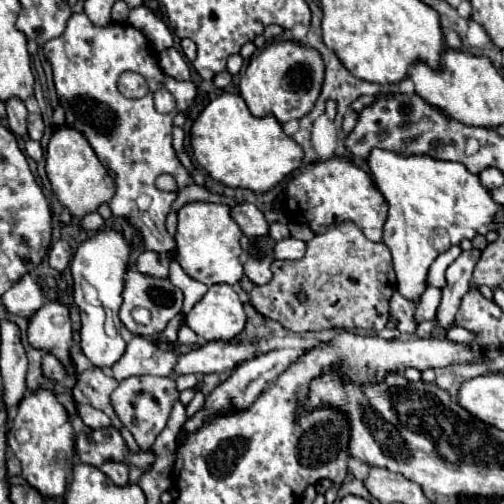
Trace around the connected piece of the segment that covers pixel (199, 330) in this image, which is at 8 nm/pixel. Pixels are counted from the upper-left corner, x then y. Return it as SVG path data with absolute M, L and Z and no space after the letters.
M227 283L211 285L205 297L187 313L189 325L203 341L231 341L245 327L247 315L235 289Z

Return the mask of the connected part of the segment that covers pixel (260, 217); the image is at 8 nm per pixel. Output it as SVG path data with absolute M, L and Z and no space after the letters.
M241 203L241 205L233 207L231 215L247 237L269 235L269 223L267 223L265 215L253 203Z

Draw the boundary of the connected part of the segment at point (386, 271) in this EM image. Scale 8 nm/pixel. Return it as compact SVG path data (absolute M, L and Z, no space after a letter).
M343 221L339 225L329 227L325 233L315 235L307 243L307 253L301 261L273 261L271 269L273 279L267 285L253 287L251 299L261 315L281 323L285 329L295 333L323 331L323 329L343 329L343 331L385 329L389 319L389 299L395 289L391 251L387 249L385 243L369 241L355 223Z

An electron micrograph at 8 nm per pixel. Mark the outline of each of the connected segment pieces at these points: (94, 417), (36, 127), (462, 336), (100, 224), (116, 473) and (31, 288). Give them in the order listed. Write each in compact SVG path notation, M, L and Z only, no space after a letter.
M77 405L77 413L79 413L79 417L83 419L83 423L87 425L87 427L91 427L91 429L105 429L105 427L111 427L111 419L105 415L105 413L101 413L99 409L93 409L91 405Z
M29 113L27 115L27 135L31 137L31 139L41 139L41 135L43 135L43 119L41 119L41 115L37 115L37 113Z
M454 326L447 334L449 340L465 344L469 344L469 342L471 343L474 337L475 335L473 335L471 331L467 331L467 329L463 329L463 327L459 326Z
M89 213L89 215L85 215L85 219L81 221L81 225L83 225L85 229L99 231L99 229L105 227L105 219L103 219L99 213Z
M103 463L99 467L115 485L123 487L129 483L129 467L127 465L117 465L117 463Z
M23 275L9 291L3 293L1 303L7 307L9 313L31 317L43 305L43 293L33 279L33 275Z

